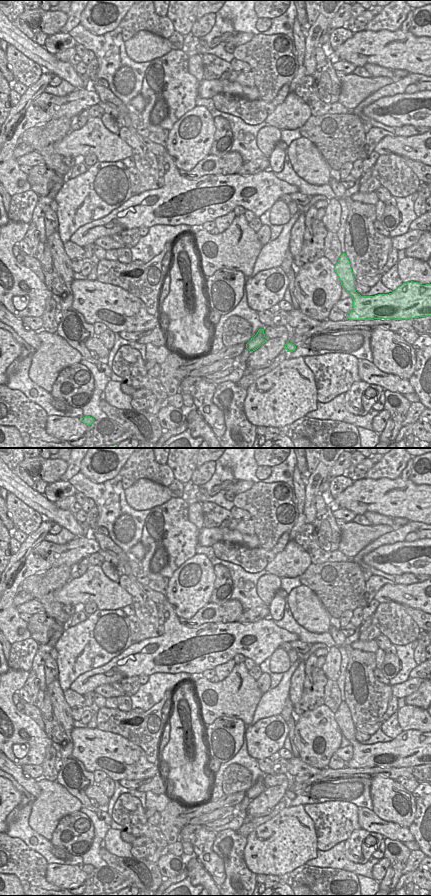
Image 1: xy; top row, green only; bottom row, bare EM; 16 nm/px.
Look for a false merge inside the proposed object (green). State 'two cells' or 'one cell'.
one cell

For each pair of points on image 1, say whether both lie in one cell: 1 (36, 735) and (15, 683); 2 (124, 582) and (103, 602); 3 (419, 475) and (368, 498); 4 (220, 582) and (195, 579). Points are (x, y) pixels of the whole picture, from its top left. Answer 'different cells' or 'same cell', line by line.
1: same cell
2: different cells
3: different cells
4: different cells

